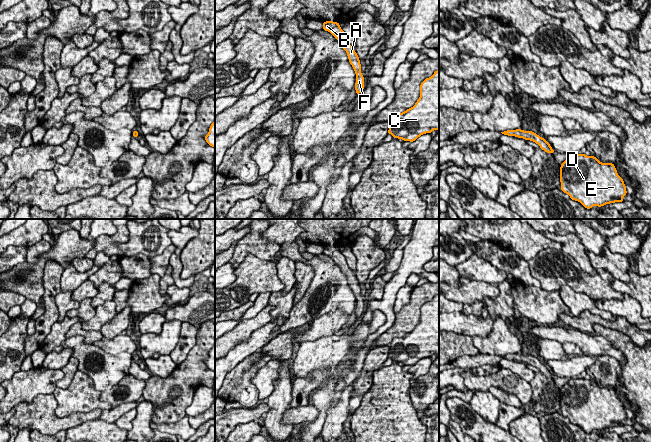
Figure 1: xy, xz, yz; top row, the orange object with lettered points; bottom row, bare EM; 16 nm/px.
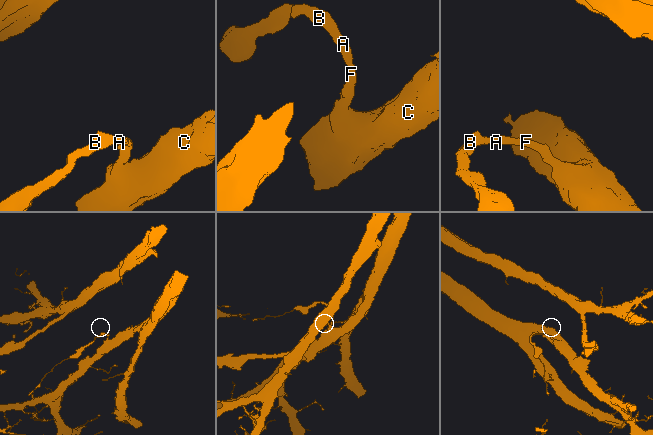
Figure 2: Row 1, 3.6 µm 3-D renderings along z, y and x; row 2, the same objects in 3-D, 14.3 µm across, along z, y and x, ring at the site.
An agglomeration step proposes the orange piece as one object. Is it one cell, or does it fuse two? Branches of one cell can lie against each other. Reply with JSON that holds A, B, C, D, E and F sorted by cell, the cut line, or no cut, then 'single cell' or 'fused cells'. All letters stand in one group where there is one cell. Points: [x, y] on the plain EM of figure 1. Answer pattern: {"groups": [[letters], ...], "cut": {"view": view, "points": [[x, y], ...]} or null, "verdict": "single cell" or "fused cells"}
{"groups": [["A", "B", "C", "D", "E", "F"]], "cut": null, "verdict": "single cell"}

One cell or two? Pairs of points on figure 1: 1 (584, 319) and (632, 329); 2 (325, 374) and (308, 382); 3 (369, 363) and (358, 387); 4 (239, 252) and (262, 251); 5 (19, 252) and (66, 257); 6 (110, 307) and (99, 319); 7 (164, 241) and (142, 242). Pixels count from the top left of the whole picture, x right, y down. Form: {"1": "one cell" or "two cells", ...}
{"1": "one cell", "2": "one cell", "3": "one cell", "4": "one cell", "5": "two cells", "6": "one cell", "7": "one cell"}

